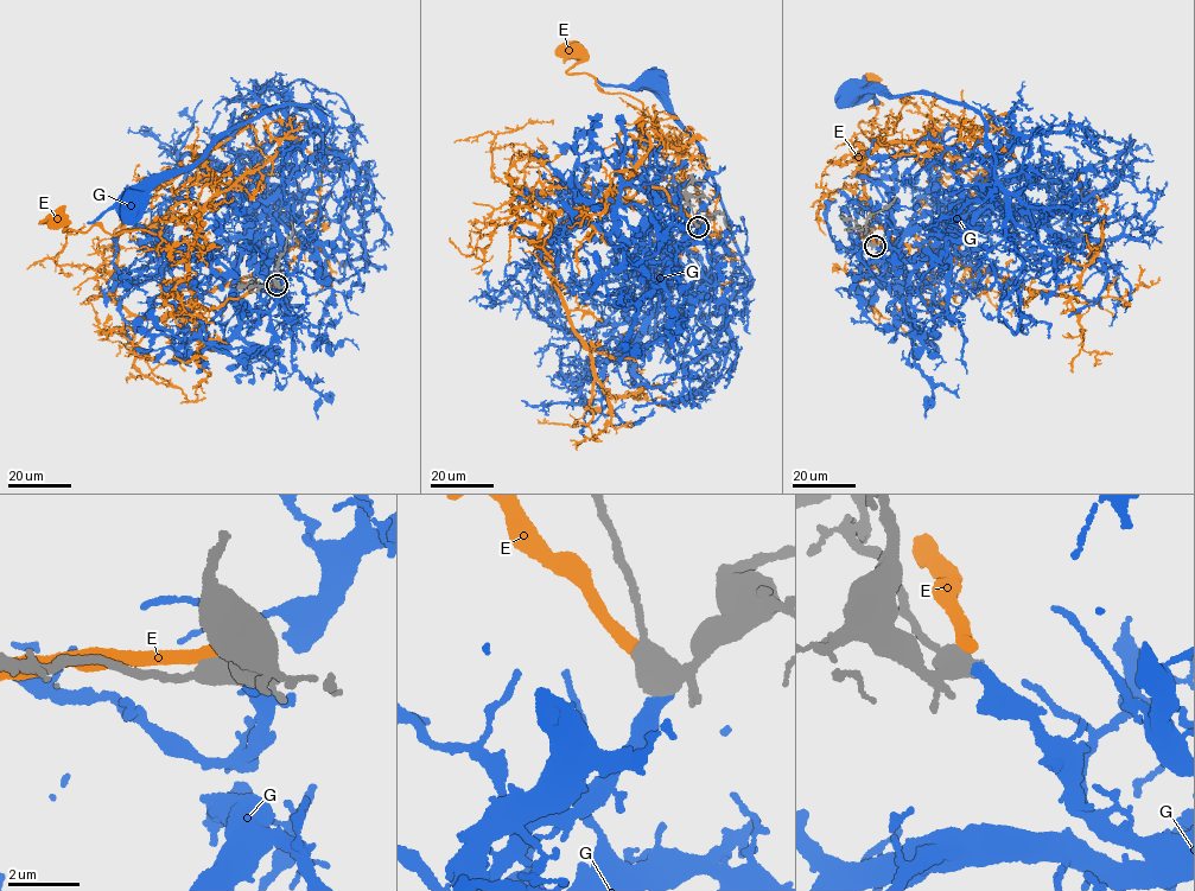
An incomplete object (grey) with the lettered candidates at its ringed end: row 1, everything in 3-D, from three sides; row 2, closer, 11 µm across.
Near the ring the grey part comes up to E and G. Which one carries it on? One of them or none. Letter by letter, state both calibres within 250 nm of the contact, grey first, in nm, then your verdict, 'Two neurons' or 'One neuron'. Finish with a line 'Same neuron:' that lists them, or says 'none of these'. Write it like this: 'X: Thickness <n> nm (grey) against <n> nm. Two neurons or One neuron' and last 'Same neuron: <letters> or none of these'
E: Thickness 600 nm (grey) against 460 nm. Two neurons
G: Thickness 480 nm (grey) against 400 nm. One neuron
Same neuron: G

